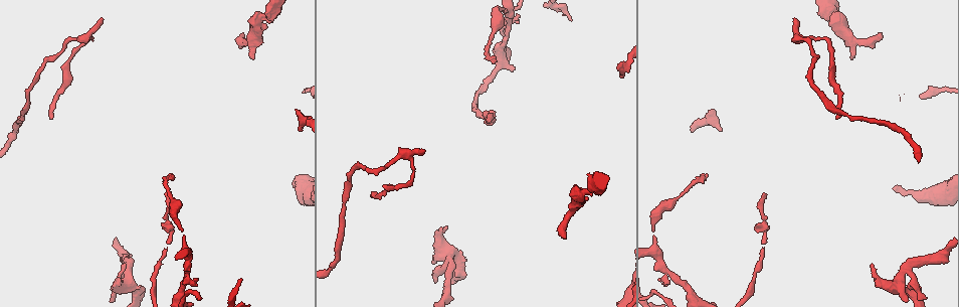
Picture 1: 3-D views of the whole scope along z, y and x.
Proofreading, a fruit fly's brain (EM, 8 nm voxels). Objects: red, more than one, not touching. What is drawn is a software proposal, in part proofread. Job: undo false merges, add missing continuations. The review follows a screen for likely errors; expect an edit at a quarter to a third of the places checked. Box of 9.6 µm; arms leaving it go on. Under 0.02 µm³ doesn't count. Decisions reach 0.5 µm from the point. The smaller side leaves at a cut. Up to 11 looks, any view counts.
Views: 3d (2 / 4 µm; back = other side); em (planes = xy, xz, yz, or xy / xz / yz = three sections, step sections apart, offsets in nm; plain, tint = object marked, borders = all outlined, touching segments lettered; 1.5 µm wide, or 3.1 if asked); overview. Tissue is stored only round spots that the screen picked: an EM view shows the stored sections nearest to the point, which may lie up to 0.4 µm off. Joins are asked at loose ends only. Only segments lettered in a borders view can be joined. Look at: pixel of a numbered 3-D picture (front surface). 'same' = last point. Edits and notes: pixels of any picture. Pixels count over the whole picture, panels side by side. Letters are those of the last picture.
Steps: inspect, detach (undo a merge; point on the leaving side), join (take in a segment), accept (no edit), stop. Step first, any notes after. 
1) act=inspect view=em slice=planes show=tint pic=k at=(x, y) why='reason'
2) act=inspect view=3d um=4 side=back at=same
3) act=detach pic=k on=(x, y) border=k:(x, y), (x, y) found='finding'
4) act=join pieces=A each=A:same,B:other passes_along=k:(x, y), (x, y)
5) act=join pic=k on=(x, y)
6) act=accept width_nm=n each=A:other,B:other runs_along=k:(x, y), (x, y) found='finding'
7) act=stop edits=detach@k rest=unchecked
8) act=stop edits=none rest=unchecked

act=inspect view=3d um=4 pic=1 at=(172, 176) why='thin end'

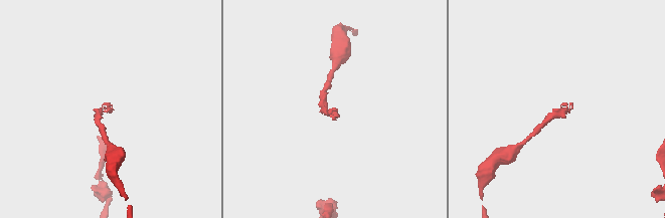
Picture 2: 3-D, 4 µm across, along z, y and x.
act=inspect view=em slice=xz step=4 show=tint pic=2 at=(571, 105)

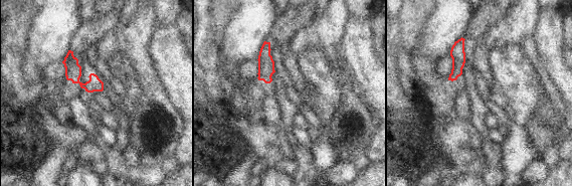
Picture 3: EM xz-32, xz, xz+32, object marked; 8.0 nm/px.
act=inspect view=em slice=xz step=4 show=borders at=same why='what lies round it'

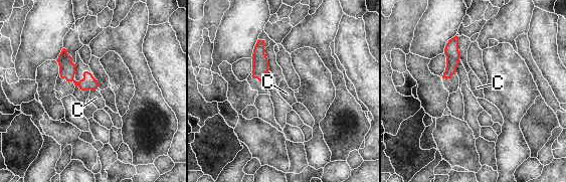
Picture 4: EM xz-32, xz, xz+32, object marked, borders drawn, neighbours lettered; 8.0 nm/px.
act=accept width_nm=110 each=C:other runs_along=4:(64, 51), (67, 74), (93, 86) found='none of them fits'

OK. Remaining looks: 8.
act=inspect view=em slice=xy step=4 show=borders pic=1 at=(766, 194)

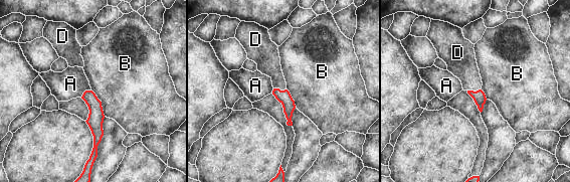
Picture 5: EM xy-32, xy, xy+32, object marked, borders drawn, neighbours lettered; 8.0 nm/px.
act=join pieces=D each=A:other,B:other,D:same passes_along=5:(479, 97), (472, 90), (461, 62) found='it goes on there'

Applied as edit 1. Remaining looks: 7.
act=inspect view=overview why='see it whole again'

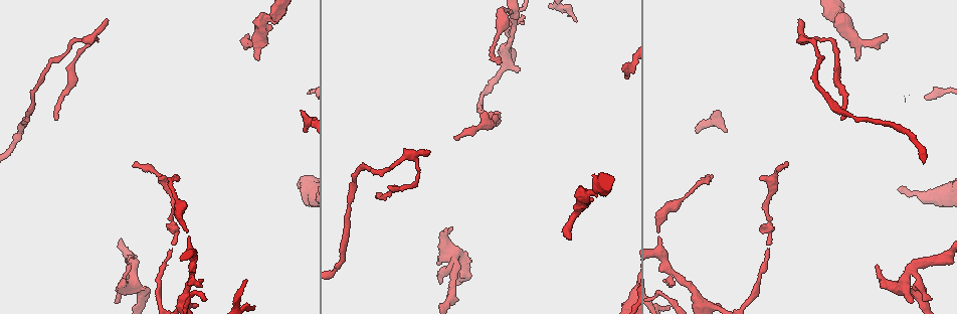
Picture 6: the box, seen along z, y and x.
act=inspect view=3d um=4 side=back pic=6 at=(885, 34) why='branch stops here'

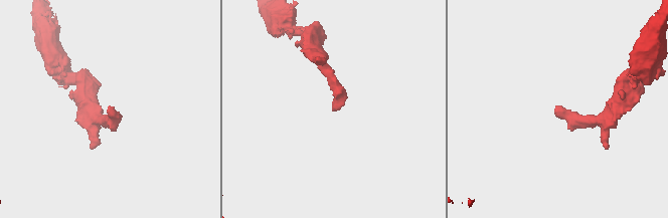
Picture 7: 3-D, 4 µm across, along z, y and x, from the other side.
act=inspect view=em slice=planes show=tint pic=7 at=(555, 108) why='now the EM'

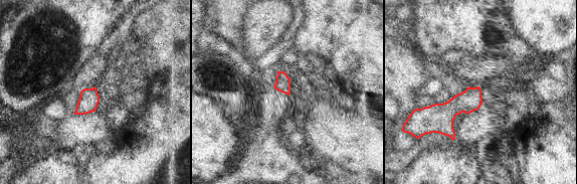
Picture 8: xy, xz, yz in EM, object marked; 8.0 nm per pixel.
act=inspect view=em slice=planes show=borders at=same

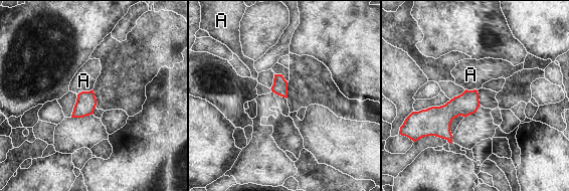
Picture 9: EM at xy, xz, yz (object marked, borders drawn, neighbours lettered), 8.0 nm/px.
act=accept width_nm=120 each=A:other found='none of them fits'

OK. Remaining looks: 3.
act=stop edits=join@5 rest=unchecked

